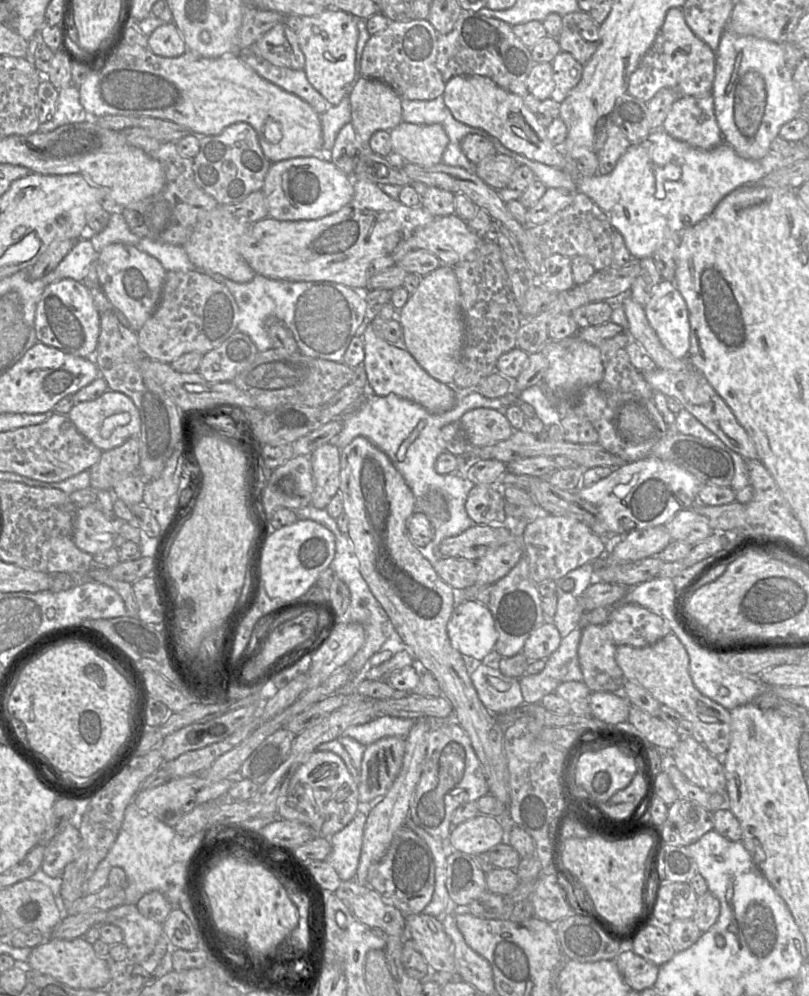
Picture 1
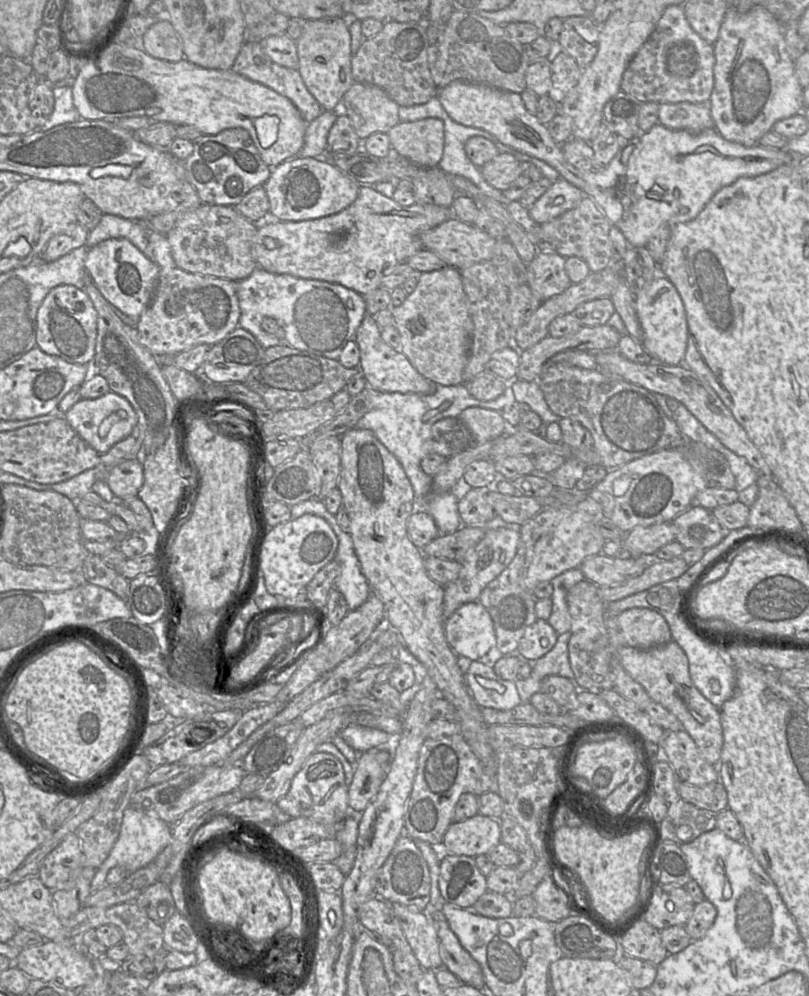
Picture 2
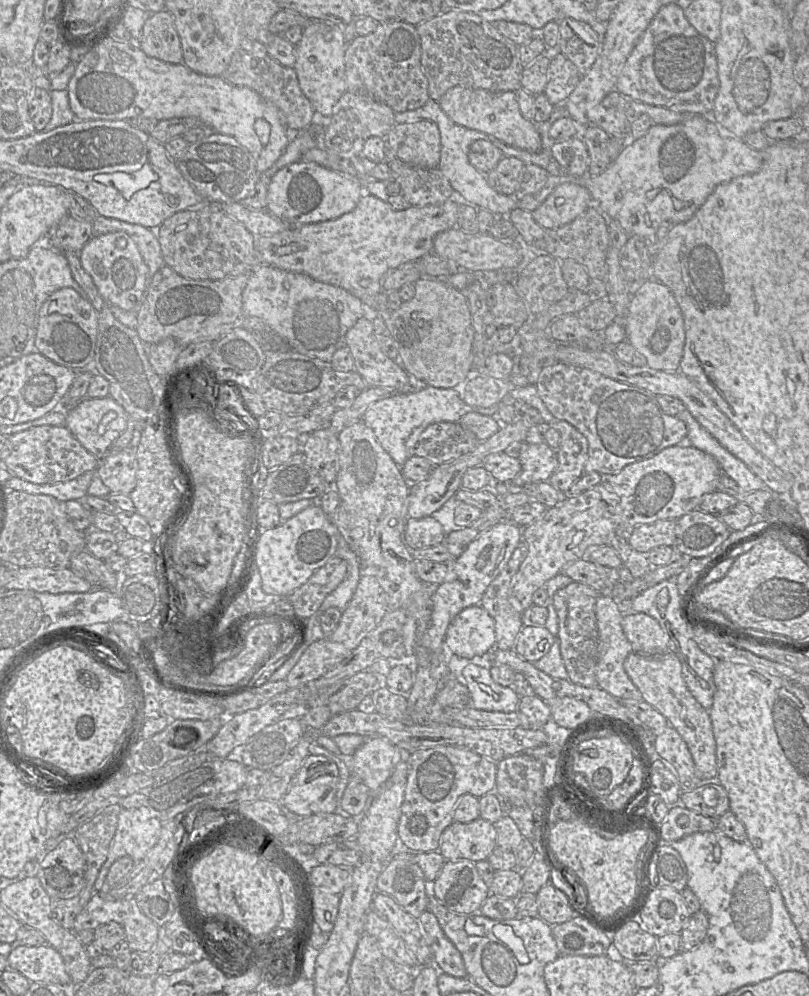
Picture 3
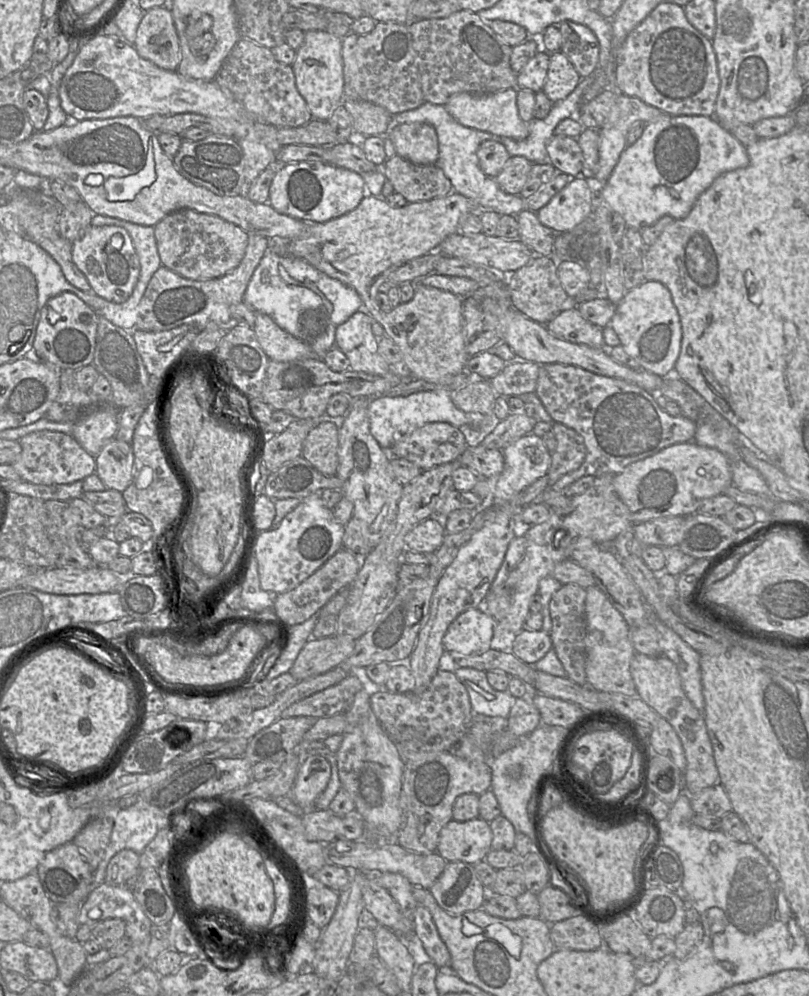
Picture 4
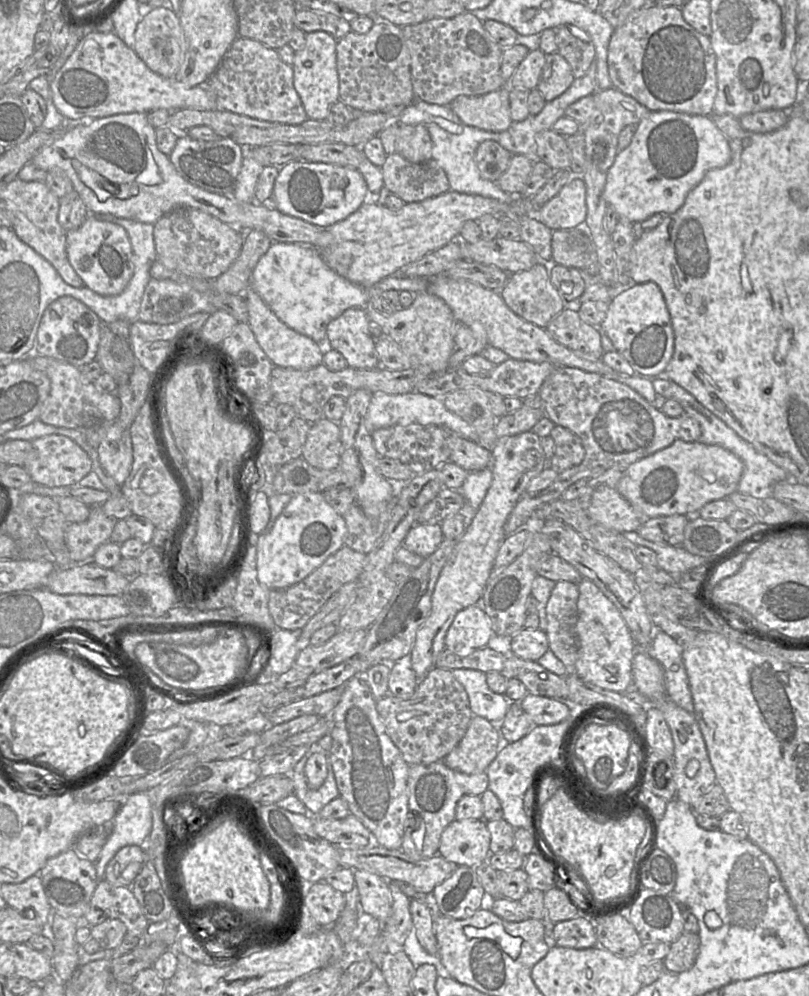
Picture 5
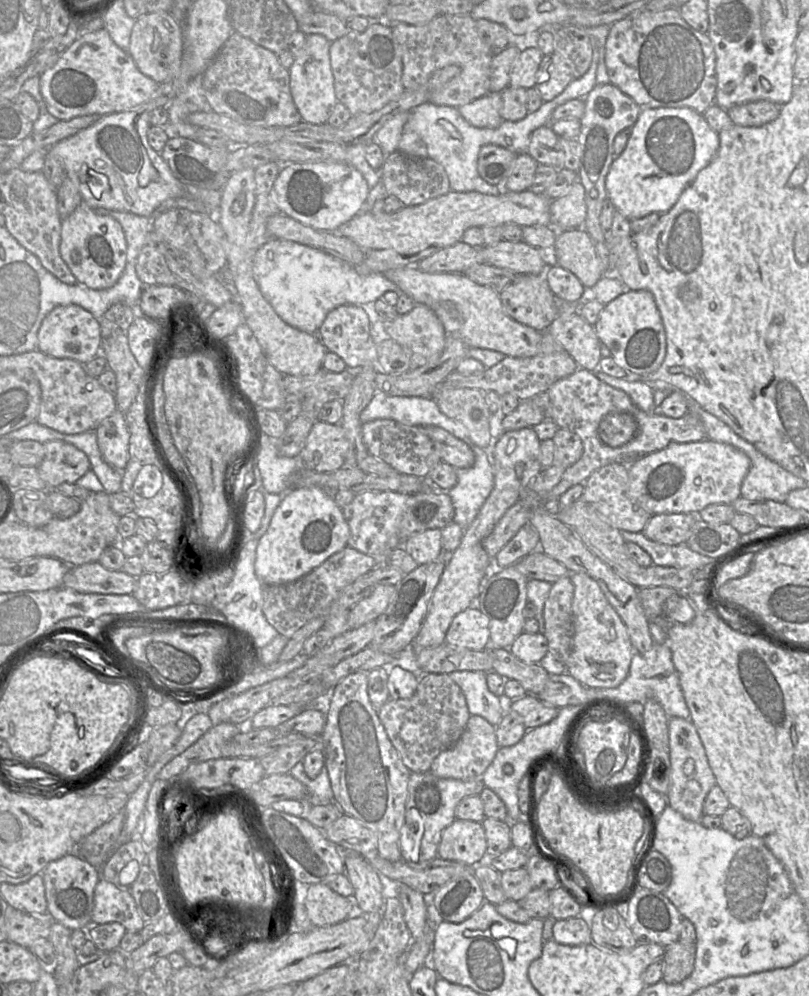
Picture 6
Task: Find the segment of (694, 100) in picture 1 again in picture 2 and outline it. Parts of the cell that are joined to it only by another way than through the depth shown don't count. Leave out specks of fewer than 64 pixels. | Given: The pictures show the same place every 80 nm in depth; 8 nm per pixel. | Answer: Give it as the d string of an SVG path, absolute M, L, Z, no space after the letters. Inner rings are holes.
M710 102L664 103L659 105L659 124L673 130L699 133L714 127Z

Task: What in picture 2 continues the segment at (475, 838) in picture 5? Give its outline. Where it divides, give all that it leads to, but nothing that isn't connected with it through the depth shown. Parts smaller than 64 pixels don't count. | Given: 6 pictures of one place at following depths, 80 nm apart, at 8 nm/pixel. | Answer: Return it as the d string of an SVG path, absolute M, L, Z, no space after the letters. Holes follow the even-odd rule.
M477 815L461 822L452 822L444 834L440 853L476 857L486 855L501 843L500 822Z

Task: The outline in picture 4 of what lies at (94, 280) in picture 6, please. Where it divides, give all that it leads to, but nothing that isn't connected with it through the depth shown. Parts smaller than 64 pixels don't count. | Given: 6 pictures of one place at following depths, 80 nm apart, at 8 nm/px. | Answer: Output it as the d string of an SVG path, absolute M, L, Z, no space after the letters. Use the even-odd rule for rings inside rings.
M91 226L85 235L72 244L72 259L87 278L93 292L107 301L125 302L133 292L140 274L140 262L128 232L120 226ZM113 235L123 237L123 246L115 249L110 244Z

